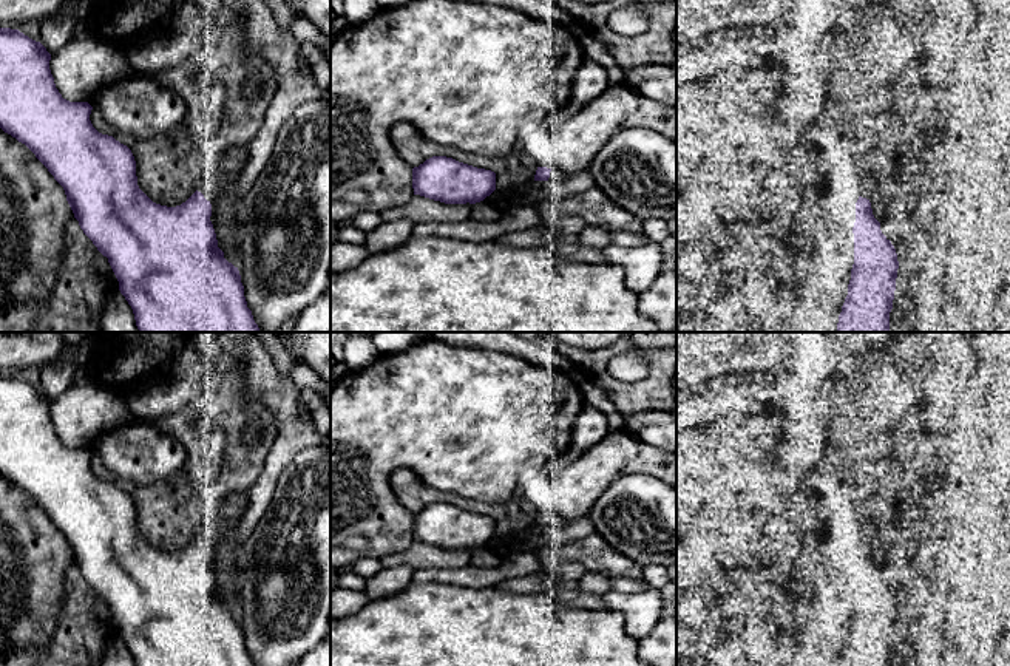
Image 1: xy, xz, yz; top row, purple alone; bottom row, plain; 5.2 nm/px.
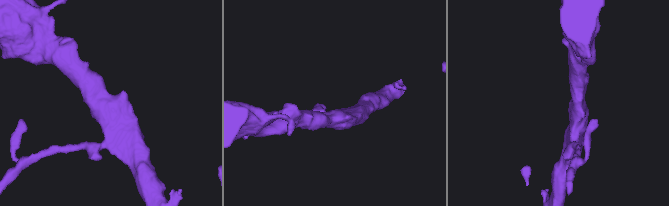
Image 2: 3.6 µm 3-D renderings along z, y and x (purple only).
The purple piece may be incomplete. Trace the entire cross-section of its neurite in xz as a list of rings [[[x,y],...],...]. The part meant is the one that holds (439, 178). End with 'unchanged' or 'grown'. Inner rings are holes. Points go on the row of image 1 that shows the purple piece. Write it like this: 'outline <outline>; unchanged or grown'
outline [[[432,156],[412,168],[414,195],[445,204],[476,204],[496,190],[496,173],[459,162],[446,156]]]; unchanged

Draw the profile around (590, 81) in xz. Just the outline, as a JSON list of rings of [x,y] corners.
[[[584,59],[573,77],[570,100],[584,107],[585,104],[599,97],[608,87],[605,68],[593,60]]]

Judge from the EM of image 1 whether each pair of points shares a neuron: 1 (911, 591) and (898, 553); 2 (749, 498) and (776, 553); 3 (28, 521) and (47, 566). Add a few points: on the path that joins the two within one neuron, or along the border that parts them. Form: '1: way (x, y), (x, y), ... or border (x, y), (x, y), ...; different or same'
1: way (907, 581), (899, 572), (899, 563); same
2: way (749, 512), (749, 523), (762, 540); same
3: way (28, 532), (28, 547), (36, 555); same

